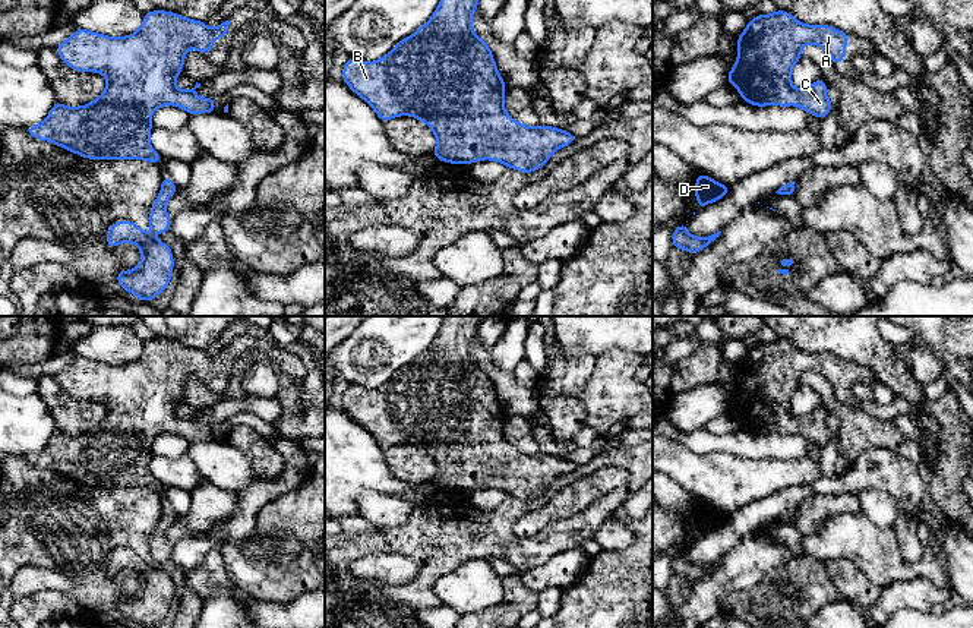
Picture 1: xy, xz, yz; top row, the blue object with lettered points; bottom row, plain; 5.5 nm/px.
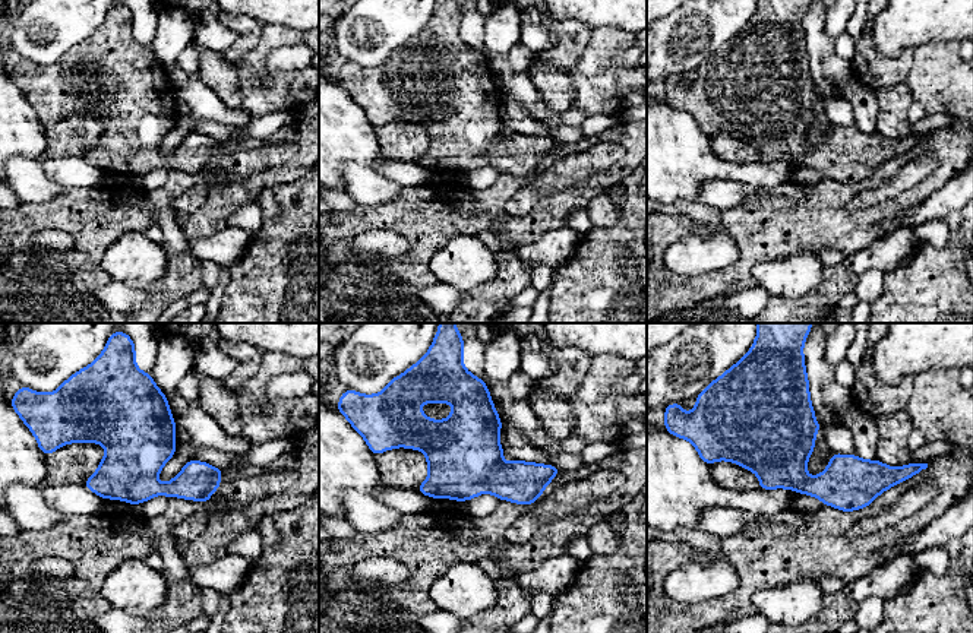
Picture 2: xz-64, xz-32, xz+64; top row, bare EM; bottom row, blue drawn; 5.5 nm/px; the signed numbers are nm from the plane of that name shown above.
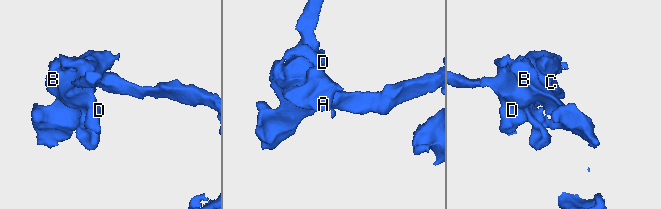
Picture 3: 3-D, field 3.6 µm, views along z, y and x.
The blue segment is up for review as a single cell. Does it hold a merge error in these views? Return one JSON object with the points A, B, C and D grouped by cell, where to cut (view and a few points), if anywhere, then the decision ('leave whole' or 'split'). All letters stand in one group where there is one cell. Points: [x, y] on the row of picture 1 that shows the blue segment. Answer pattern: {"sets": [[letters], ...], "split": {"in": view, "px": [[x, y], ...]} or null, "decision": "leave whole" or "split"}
{"sets": [["A", "B", "C", "D"]], "split": null, "decision": "leave whole"}

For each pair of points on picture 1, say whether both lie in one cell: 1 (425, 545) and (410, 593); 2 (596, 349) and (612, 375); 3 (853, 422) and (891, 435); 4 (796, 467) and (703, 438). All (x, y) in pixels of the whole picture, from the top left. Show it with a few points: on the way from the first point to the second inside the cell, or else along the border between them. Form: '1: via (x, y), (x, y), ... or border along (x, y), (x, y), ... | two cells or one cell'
1: via (429, 557), (429, 573), (422, 581) | one cell
2: border along (635, 354), (607, 350), (596, 359) | two cells
3: via (862, 431), (883, 432) | one cell
4: border along (733, 454), (754, 460), (802, 458) | two cells

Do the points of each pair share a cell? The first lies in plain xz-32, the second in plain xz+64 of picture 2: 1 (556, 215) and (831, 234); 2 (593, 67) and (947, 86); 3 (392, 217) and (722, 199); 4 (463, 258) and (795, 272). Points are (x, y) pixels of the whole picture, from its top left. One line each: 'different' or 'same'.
1: same
2: same
3: different
4: same

